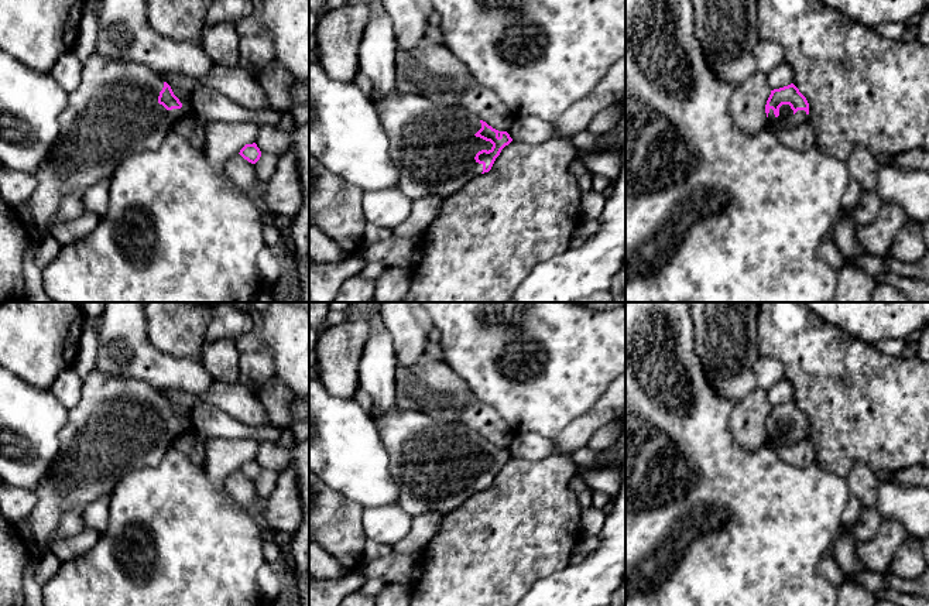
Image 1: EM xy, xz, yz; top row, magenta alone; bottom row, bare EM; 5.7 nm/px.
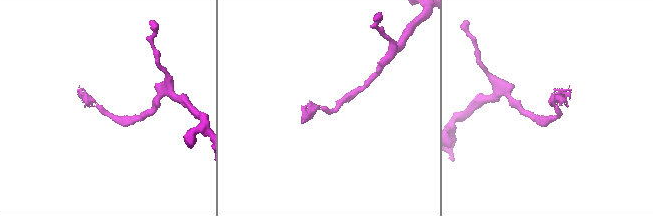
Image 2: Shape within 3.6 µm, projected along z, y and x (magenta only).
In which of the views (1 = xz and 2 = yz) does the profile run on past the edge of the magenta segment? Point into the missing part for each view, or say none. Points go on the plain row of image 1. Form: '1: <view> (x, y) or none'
1: xz (427, 455)
2: yz (787, 435)

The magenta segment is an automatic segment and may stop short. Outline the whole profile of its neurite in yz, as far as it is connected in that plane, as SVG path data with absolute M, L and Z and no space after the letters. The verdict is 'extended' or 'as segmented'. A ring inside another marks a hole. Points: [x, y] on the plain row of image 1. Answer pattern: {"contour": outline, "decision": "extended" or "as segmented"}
{"contour": "M791 400L771 407L765 421L765 429L769 438L778 438L779 442L788 445L806 439L809 420L799 405Z", "decision": "extended"}

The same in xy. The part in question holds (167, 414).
{"contour": "M95 367L83 379L79 403L69 410L51 470L34 490L37 503L30 514L34 542L45 542L66 511L83 511L97 497L110 494L124 475L157 466L171 448L171 441L181 434L182 420L161 390L143 380L119 377Z", "decision": "extended"}

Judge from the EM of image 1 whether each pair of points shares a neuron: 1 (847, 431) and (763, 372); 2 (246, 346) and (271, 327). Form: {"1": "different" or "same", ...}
{"1": "different", "2": "same"}

